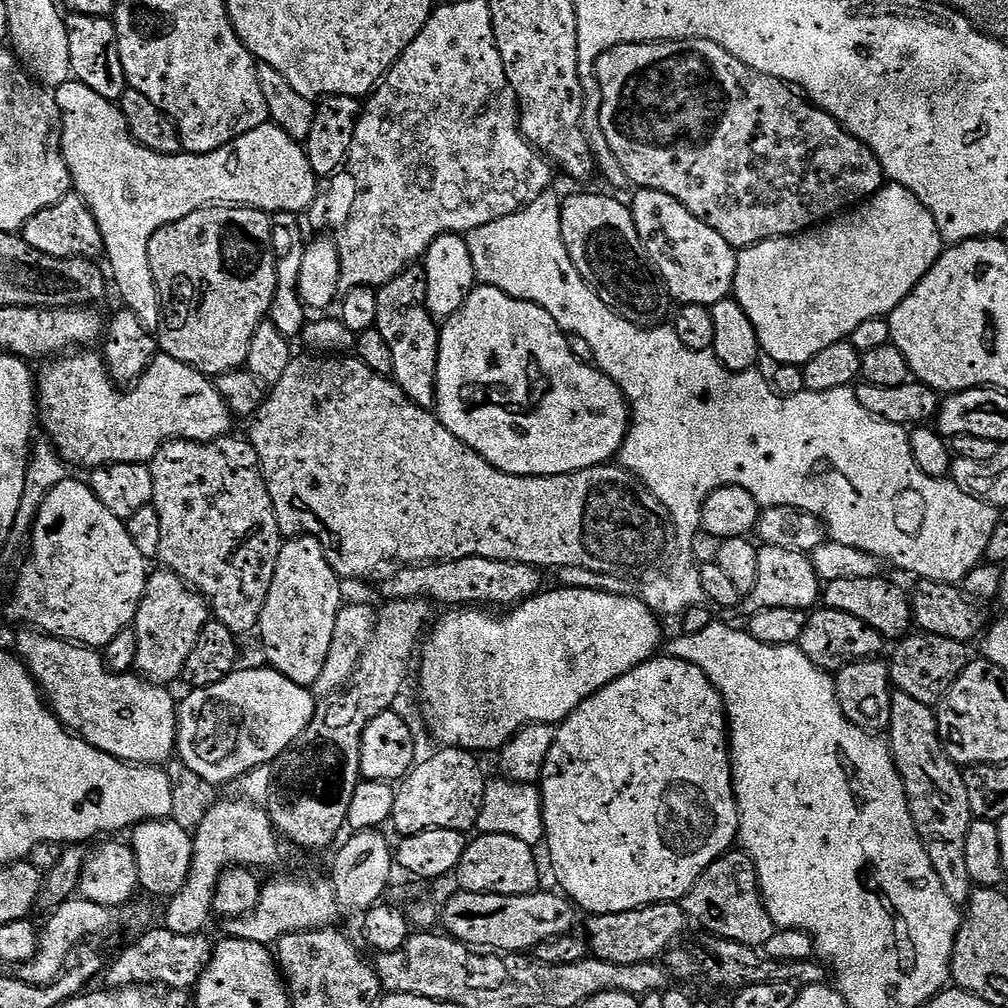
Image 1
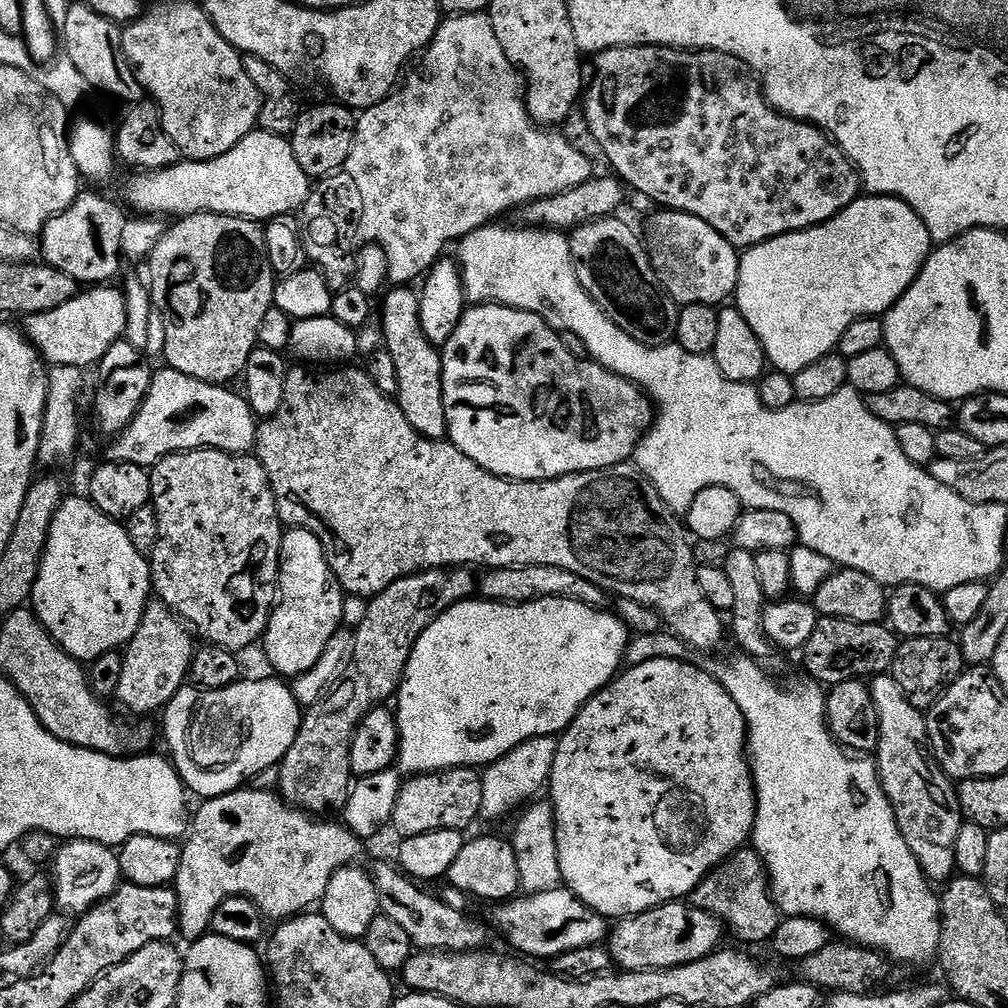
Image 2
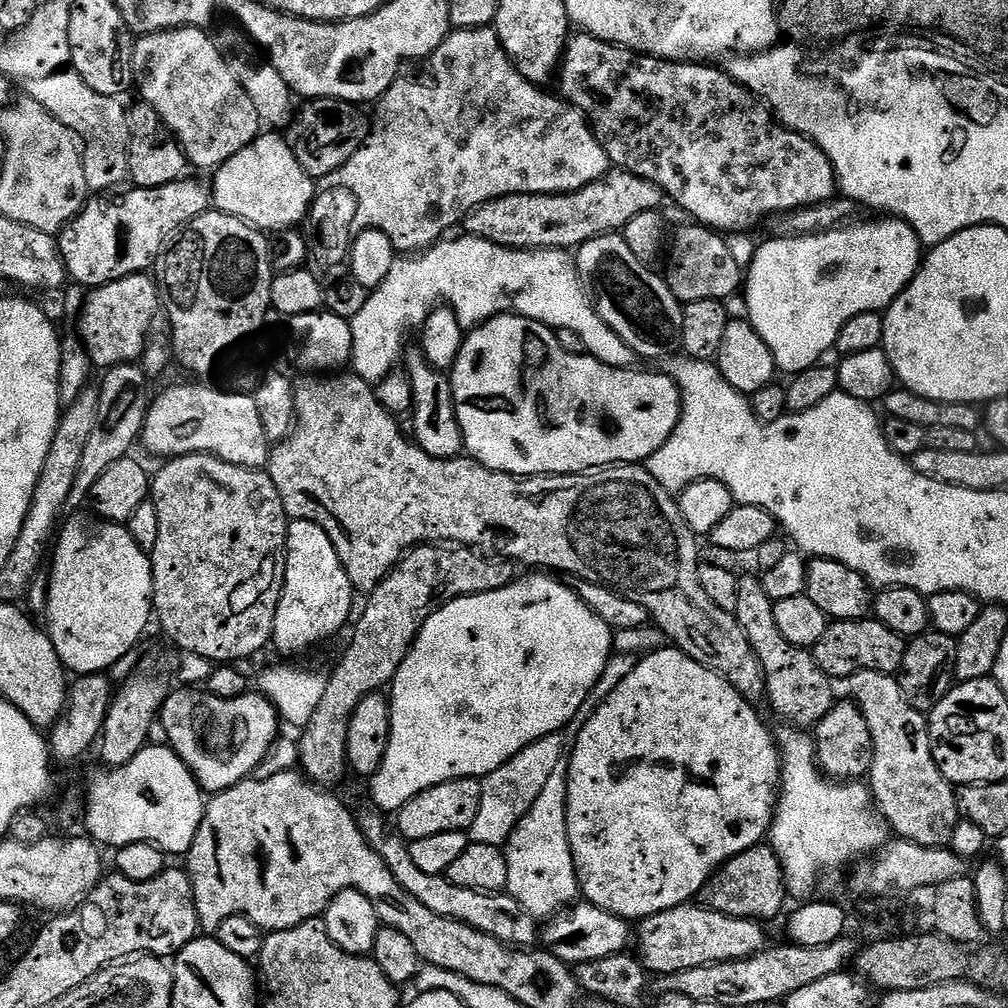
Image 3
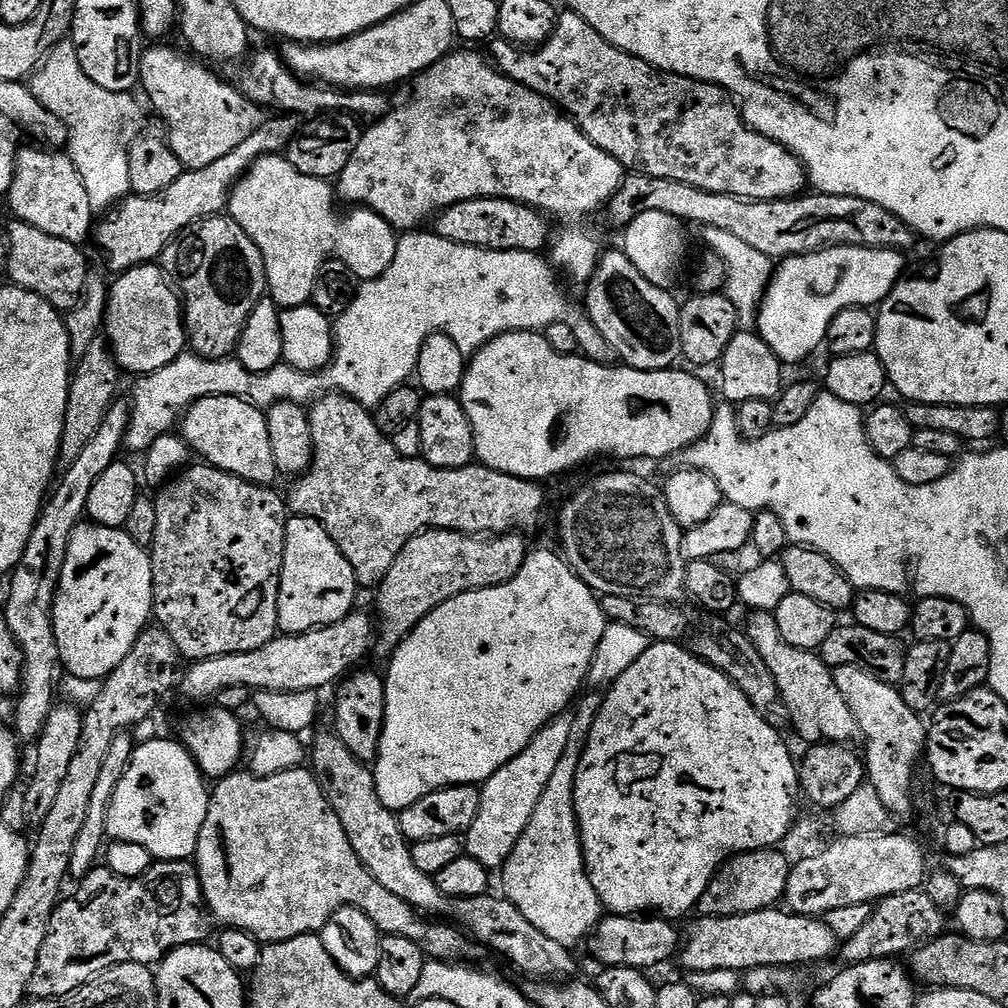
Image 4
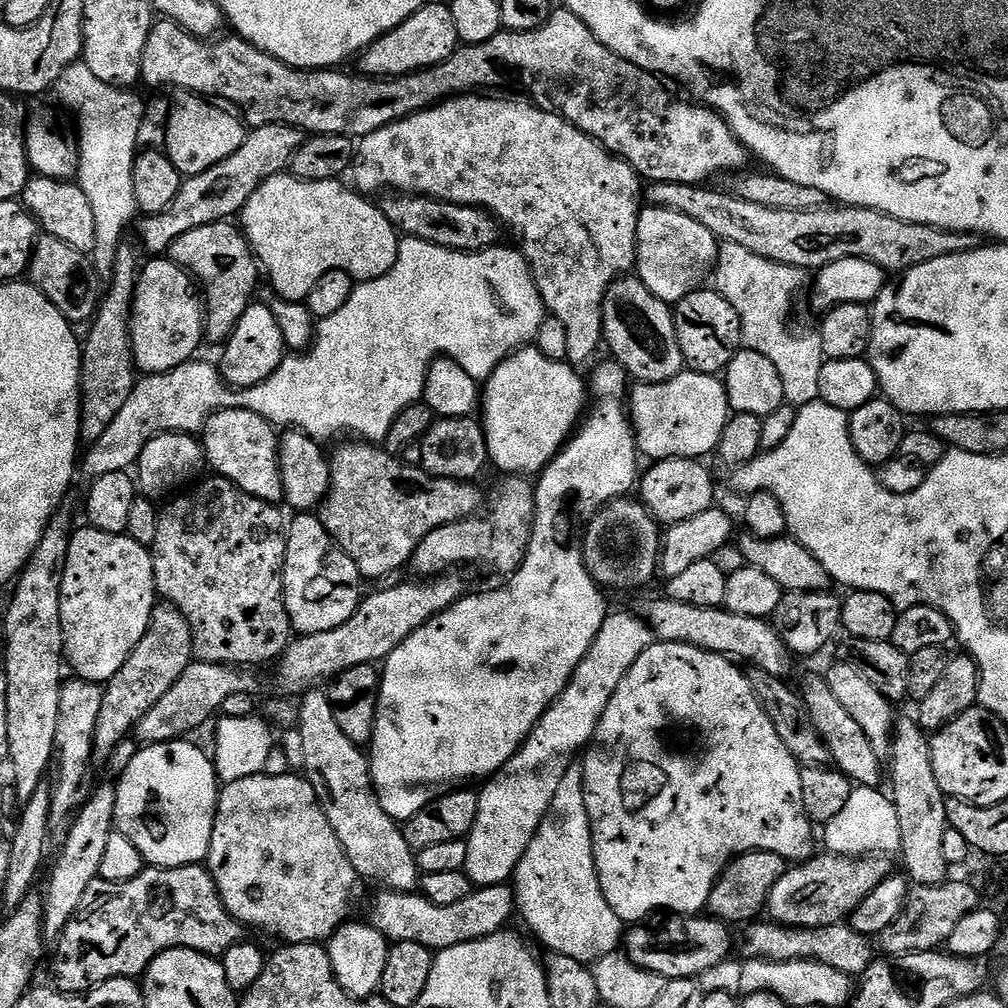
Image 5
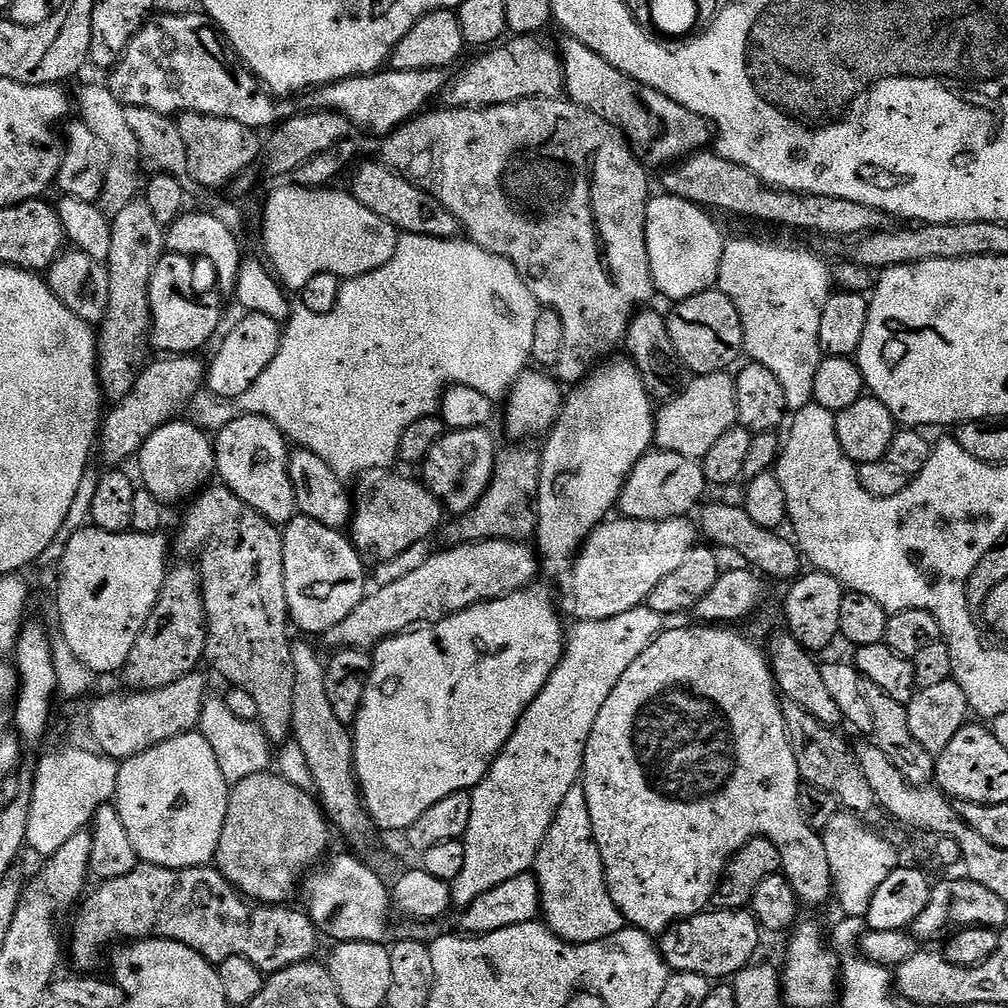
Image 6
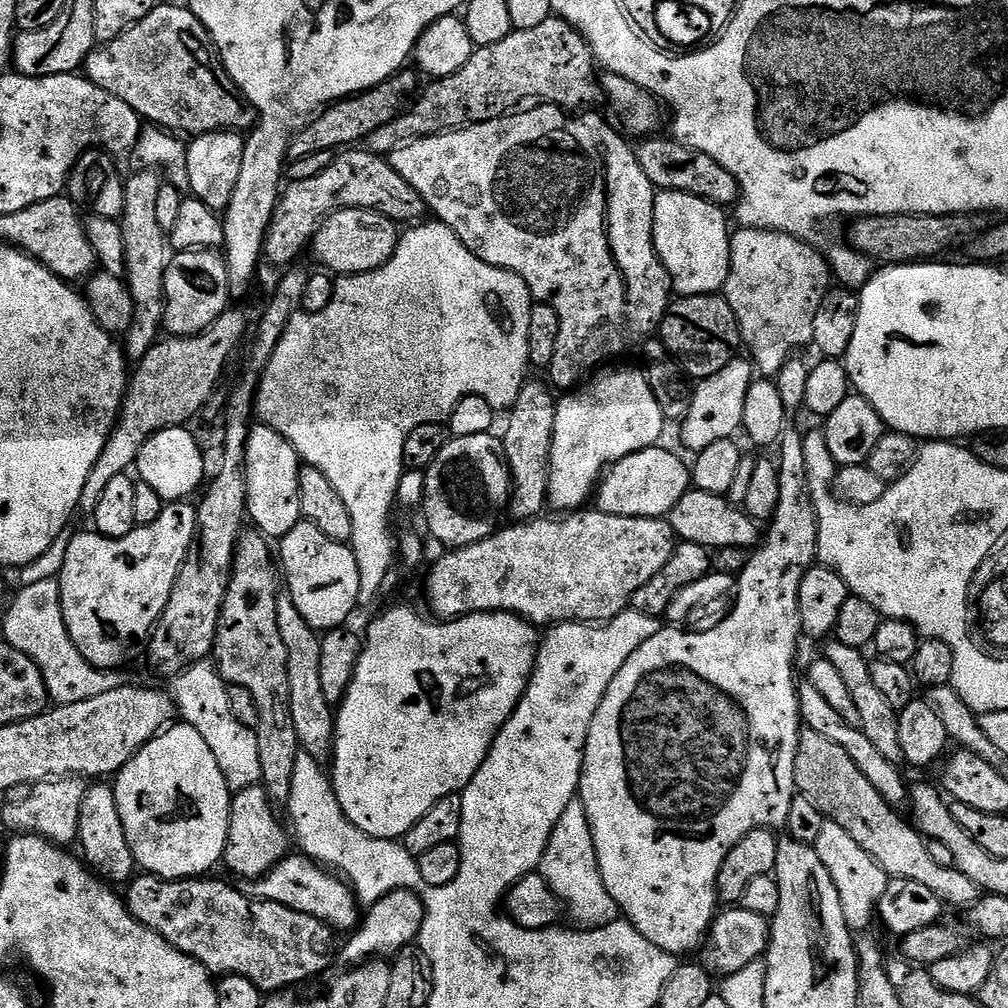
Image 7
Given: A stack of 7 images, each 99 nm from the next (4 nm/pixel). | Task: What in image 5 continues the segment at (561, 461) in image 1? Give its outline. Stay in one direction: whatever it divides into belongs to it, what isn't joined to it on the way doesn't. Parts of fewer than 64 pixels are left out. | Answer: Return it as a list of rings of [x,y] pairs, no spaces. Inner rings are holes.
[[[525,346],[498,365],[482,384],[482,423],[486,434],[488,459],[504,474],[539,474],[572,439],[590,400],[586,380],[567,362],[554,362],[534,346]],[[685,370],[679,372],[670,382],[657,384],[637,383],[626,400],[626,411],[632,422],[636,447],[641,457],[649,456],[649,461],[686,458],[694,460],[715,453],[720,446],[722,430],[726,426],[730,409],[724,381],[719,375],[707,376],[705,372]]]

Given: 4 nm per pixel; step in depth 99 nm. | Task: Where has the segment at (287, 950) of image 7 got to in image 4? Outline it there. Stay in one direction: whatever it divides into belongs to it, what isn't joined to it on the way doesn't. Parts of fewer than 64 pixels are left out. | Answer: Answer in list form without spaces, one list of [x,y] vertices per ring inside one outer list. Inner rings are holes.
[[[162,860],[153,863],[138,878],[115,876],[106,866],[93,867],[91,873],[79,881],[80,889],[72,897],[61,899],[49,924],[49,933],[38,954],[37,969],[32,984],[44,998],[71,996],[73,992],[91,984],[116,964],[159,965],[168,953],[187,944],[202,944],[209,938],[210,913],[200,889],[195,863],[187,860]]]

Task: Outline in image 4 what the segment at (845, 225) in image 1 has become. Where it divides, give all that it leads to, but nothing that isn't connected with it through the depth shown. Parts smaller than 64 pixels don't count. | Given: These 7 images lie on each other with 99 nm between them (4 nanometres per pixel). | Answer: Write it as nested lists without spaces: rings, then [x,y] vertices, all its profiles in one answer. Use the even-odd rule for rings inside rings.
[[[838,246],[801,256],[786,256],[775,265],[758,313],[758,334],[781,365],[800,364],[827,341],[830,322],[842,310],[875,309],[905,275],[905,257],[889,248]]]

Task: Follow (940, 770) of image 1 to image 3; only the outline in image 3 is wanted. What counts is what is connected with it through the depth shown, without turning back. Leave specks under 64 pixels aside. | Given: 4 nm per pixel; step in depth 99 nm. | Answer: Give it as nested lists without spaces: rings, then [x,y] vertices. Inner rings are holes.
[[[862,670],[847,677],[846,684],[872,735],[874,762],[870,791],[881,816],[899,839],[909,840],[923,848],[947,849],[962,817],[953,785],[948,783],[934,762],[928,716],[914,710],[914,706],[902,698],[902,686],[895,675]]]

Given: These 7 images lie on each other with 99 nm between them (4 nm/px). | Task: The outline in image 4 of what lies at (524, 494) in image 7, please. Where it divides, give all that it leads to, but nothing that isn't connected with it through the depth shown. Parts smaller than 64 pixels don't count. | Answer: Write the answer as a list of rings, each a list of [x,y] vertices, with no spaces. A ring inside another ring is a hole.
[[[433,528],[410,538],[410,542],[402,546],[402,554],[394,558],[394,566],[390,566],[386,578],[378,585],[375,593],[375,615],[378,617],[375,651],[377,648],[384,658],[391,657],[399,648],[400,642],[434,609],[450,602],[450,598],[458,598],[462,594],[483,588],[493,588],[514,579],[518,570],[522,570],[524,559],[530,551],[530,544],[519,535],[523,536],[519,531],[513,530],[499,538],[481,538],[467,532]]]

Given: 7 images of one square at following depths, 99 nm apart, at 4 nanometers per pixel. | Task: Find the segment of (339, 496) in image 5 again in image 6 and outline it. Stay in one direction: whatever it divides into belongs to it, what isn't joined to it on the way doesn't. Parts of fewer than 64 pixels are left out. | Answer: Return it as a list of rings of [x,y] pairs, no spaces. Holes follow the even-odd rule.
[[[392,474],[377,475],[373,484],[361,486],[360,497],[355,497],[350,519],[350,539],[356,551],[361,554],[369,552],[380,560],[392,560],[410,551],[415,544],[422,543],[440,523],[443,525],[446,517],[444,505],[419,479],[388,475]]]

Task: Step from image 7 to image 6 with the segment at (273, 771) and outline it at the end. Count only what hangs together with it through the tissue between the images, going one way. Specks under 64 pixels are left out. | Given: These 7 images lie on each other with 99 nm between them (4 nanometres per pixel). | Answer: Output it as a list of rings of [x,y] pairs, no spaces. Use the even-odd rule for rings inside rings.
[[[208,486],[187,505],[188,513],[180,524],[174,548],[189,552],[198,561],[200,589],[204,595],[204,609],[208,633],[204,660],[220,676],[225,676],[233,688],[254,694],[260,715],[258,727],[270,743],[280,746],[292,736],[294,710],[293,641],[288,640],[290,617],[284,589],[284,538],[281,529],[272,524],[258,510],[246,506],[229,488]]]

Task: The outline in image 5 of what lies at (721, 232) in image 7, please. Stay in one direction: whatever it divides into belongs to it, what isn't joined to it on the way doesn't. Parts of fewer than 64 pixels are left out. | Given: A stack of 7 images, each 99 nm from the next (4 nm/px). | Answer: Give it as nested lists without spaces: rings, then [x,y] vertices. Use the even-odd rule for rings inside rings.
[[[648,206],[641,211],[634,272],[654,298],[662,298],[662,302],[675,306],[692,292],[701,291],[703,284],[700,283],[713,275],[719,255],[720,244],[716,236],[710,234],[702,222],[694,222],[694,218],[686,218],[686,214],[665,208]]]

